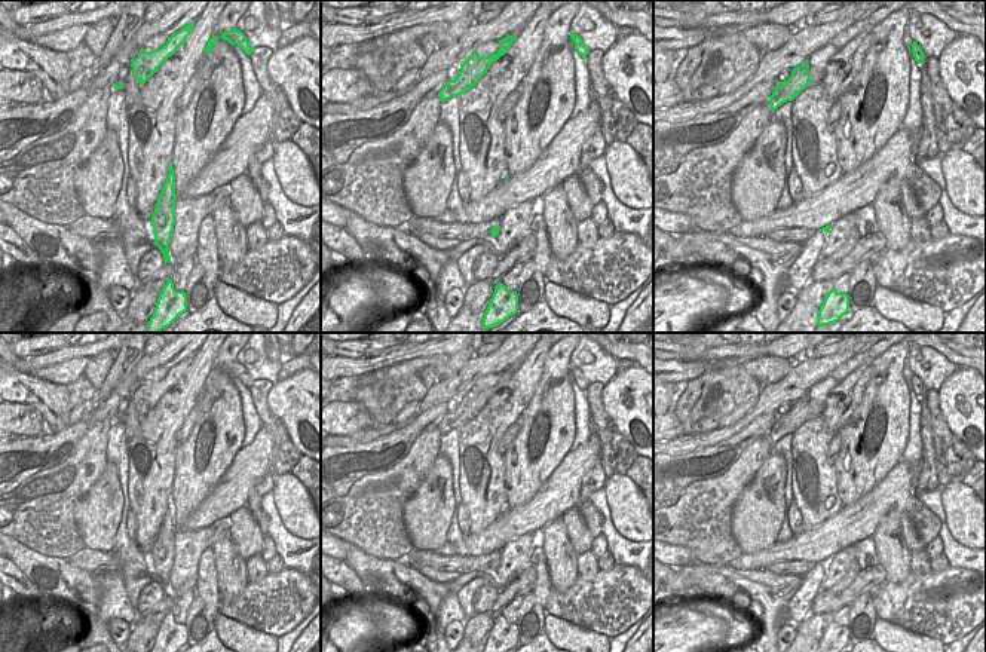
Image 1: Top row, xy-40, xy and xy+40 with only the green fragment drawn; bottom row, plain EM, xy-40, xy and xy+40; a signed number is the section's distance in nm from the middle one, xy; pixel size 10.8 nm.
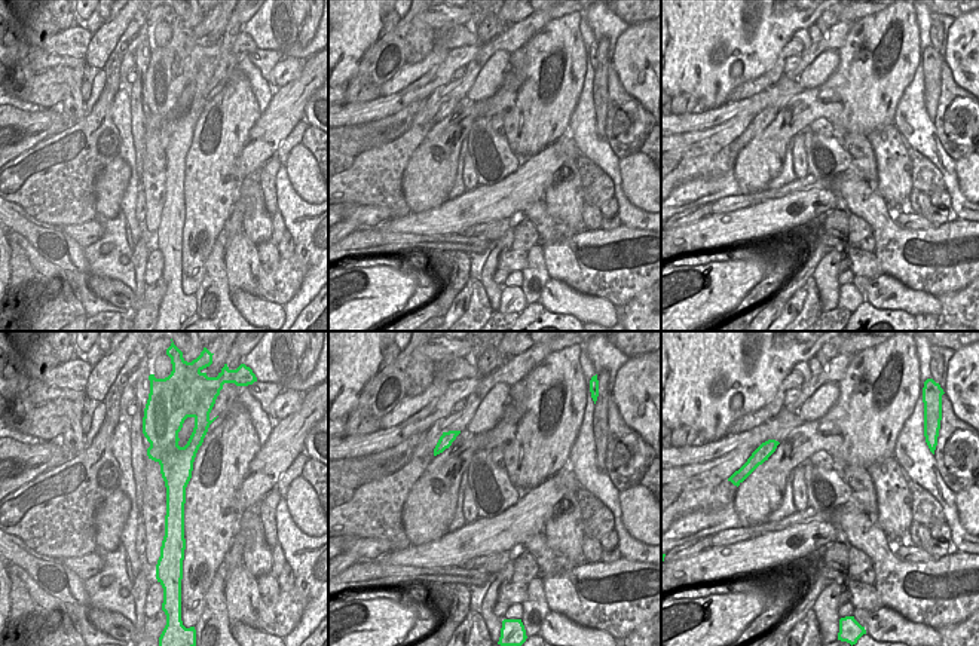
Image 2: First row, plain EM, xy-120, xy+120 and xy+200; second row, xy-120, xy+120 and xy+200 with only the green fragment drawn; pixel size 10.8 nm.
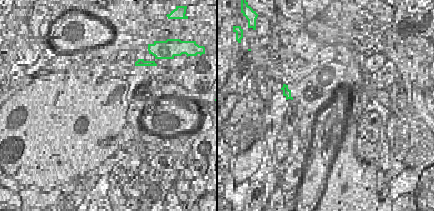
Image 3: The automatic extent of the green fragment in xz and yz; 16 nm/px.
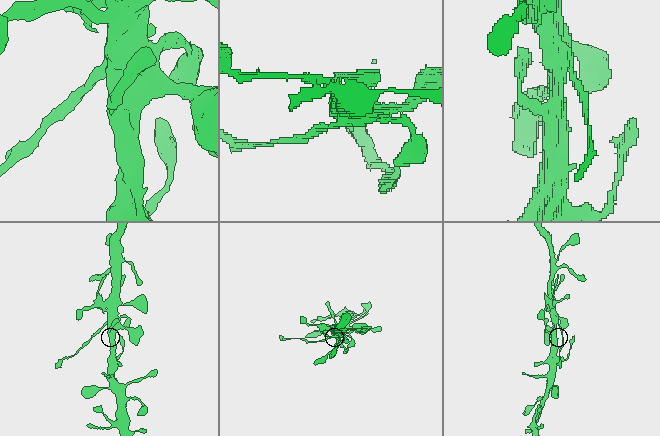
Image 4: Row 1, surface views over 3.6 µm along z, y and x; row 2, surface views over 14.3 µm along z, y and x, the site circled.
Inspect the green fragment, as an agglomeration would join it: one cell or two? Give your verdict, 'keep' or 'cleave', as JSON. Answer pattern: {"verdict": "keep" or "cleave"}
{"verdict": "cleave"}

